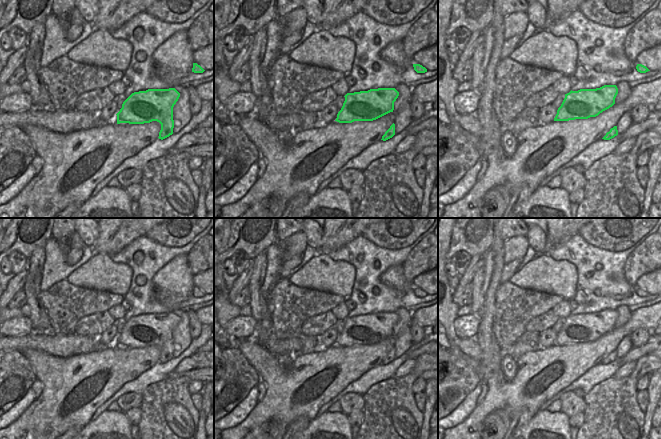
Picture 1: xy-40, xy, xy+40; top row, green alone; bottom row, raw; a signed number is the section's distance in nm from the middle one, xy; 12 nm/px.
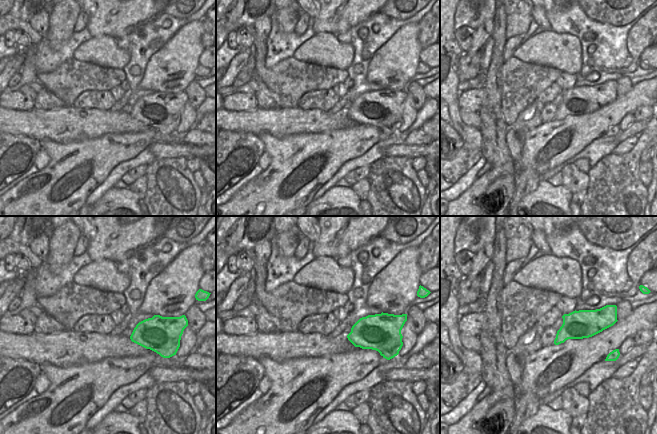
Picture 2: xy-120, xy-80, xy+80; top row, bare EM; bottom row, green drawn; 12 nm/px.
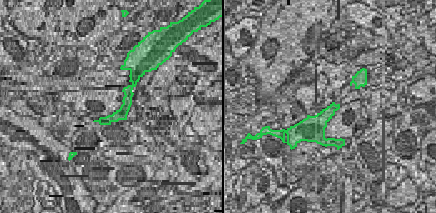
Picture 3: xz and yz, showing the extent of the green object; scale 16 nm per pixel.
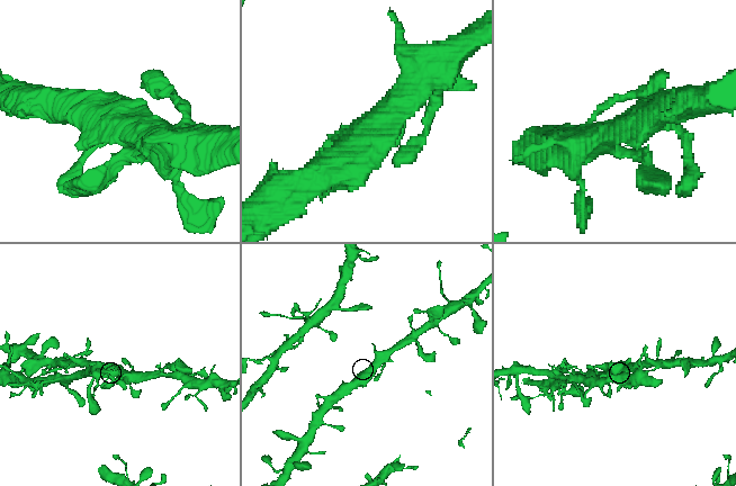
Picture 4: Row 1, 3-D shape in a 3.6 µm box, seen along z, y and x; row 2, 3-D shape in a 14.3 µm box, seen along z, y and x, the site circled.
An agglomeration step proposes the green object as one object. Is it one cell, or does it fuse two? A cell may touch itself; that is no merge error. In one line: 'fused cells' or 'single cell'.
single cell

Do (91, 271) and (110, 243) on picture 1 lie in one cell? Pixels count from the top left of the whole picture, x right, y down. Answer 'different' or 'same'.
different

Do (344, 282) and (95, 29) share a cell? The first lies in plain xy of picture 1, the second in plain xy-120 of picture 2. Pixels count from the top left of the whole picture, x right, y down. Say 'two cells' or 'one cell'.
two cells

